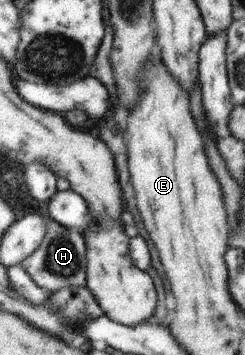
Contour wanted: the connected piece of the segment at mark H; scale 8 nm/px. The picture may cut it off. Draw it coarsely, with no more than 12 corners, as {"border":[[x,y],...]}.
{"border":[[49,215],[23,266],[41,288],[88,286],[83,230]]}

